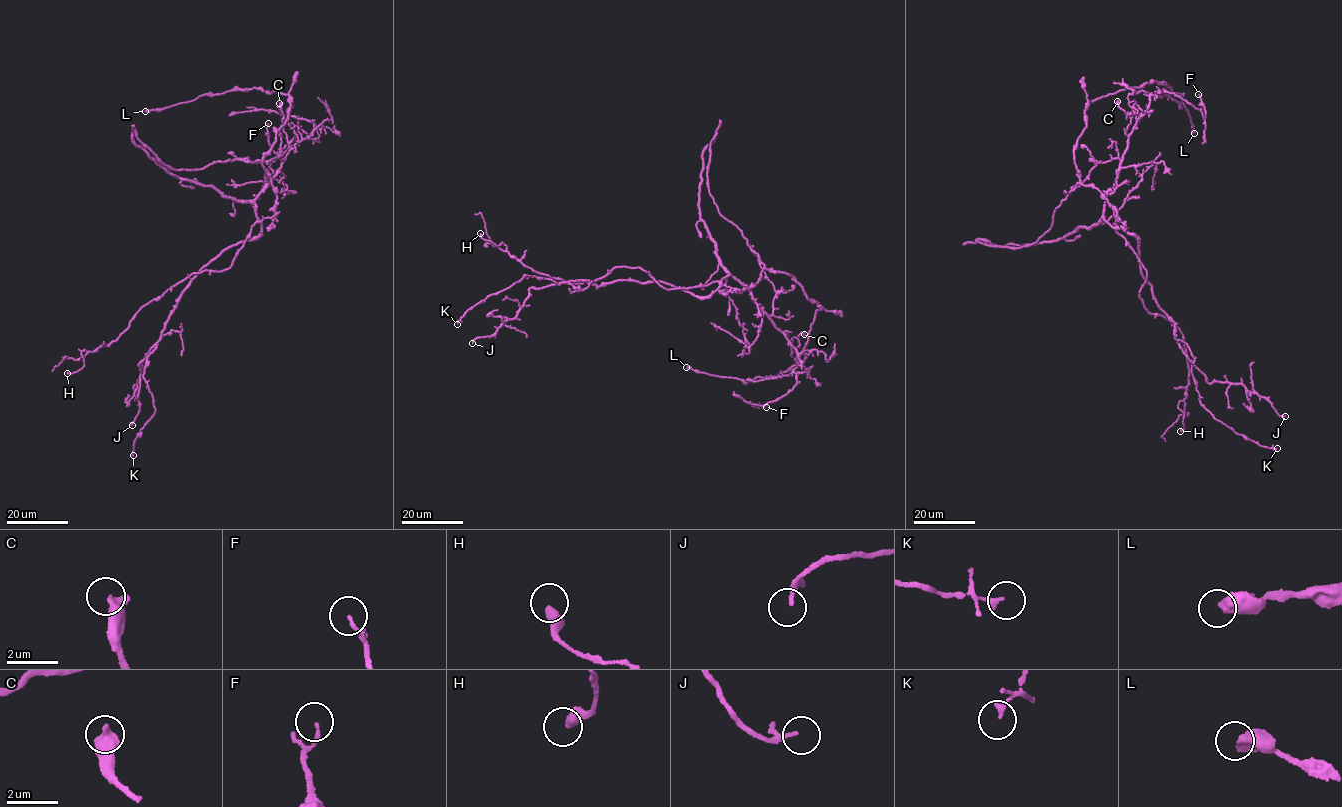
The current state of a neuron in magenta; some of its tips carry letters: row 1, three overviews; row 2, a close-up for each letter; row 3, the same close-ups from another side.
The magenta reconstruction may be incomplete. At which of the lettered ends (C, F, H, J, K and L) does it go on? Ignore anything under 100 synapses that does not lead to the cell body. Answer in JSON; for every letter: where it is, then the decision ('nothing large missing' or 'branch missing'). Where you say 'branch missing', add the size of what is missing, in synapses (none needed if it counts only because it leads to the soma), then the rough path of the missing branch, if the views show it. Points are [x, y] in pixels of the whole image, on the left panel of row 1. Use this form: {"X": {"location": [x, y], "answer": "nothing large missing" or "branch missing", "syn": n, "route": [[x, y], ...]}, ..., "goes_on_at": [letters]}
{"C": {"location": [279, 103], "answer": "nothing large missing"}, "F": {"location": [268, 123], "answer": "nothing large missing"}, "H": {"location": [67, 373], "answer": "nothing large missing"}, "J": {"location": [132, 425], "answer": "nothing large missing"}, "K": {"location": [133, 455], "answer": "nothing large missing"}, "L": {"location": [145, 111], "answer": "nothing large missing"}, "goes_on_at": []}

